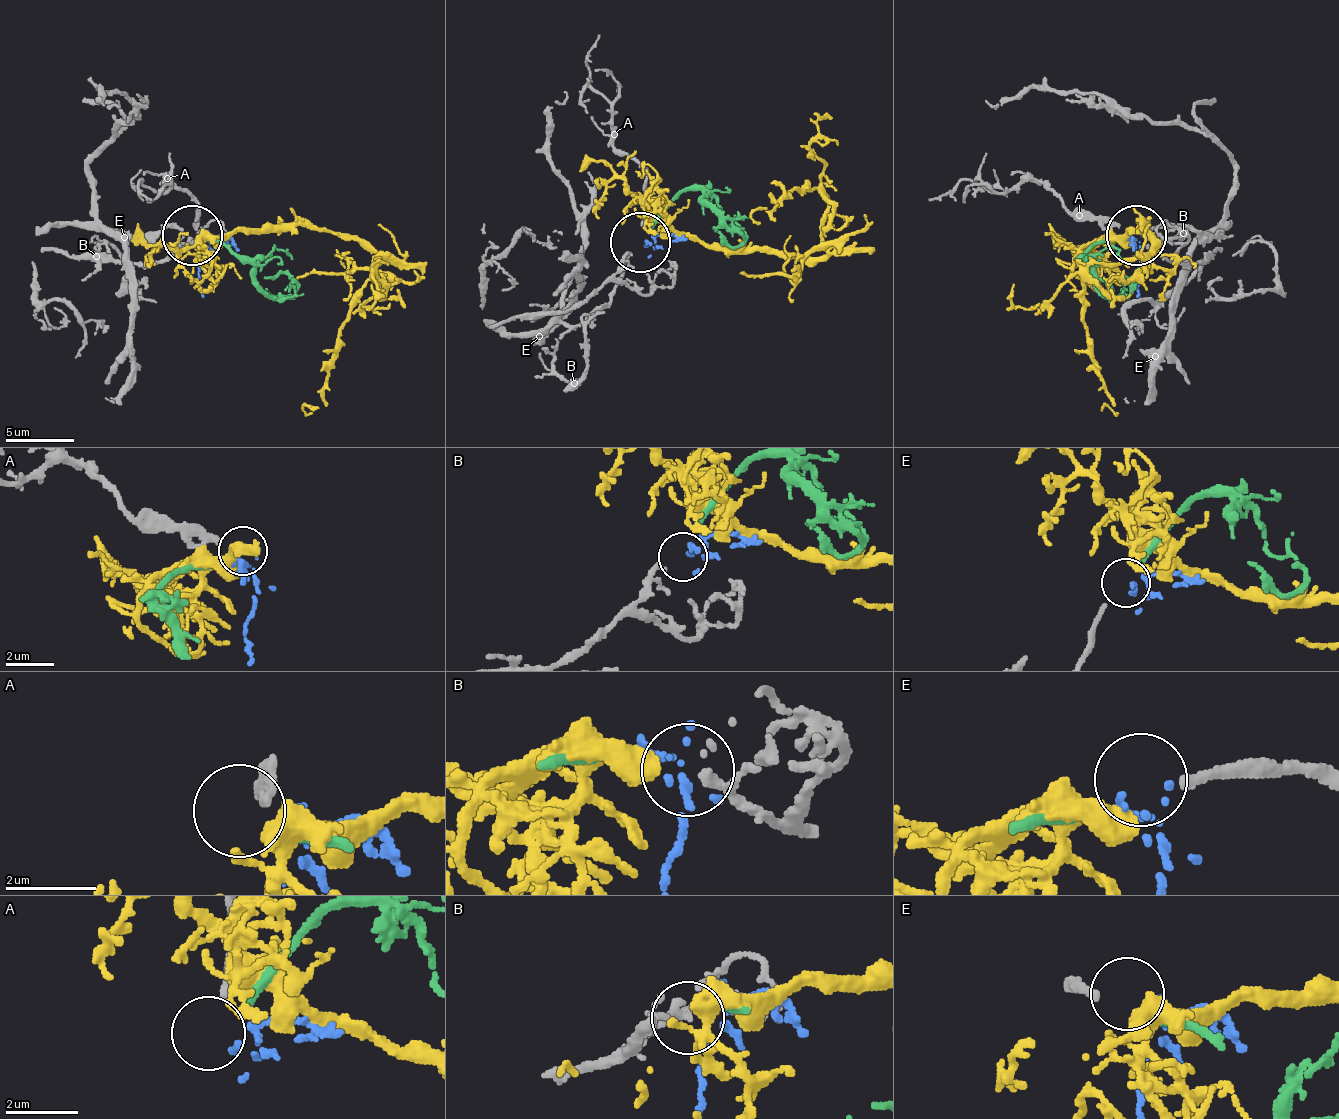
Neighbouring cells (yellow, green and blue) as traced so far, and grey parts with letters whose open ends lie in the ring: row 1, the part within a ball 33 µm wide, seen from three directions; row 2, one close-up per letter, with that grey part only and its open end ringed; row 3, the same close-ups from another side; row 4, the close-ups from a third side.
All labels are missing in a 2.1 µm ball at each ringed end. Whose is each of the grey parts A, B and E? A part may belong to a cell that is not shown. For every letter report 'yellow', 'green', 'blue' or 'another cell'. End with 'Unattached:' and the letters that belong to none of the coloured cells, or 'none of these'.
A: another cell
B: blue
E: green
Unattached: A

